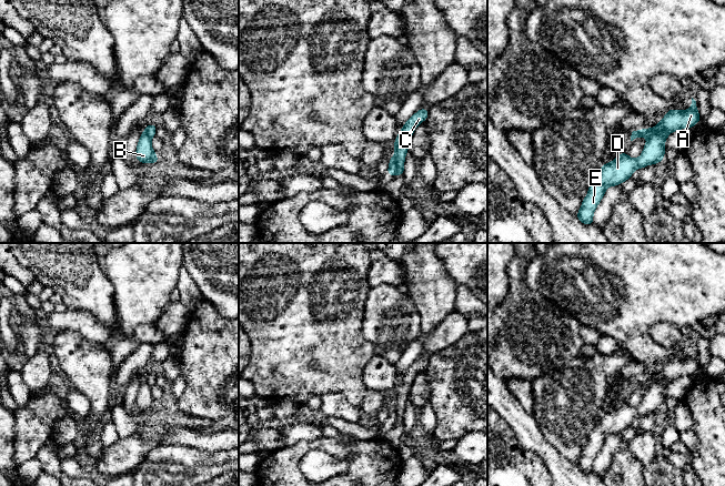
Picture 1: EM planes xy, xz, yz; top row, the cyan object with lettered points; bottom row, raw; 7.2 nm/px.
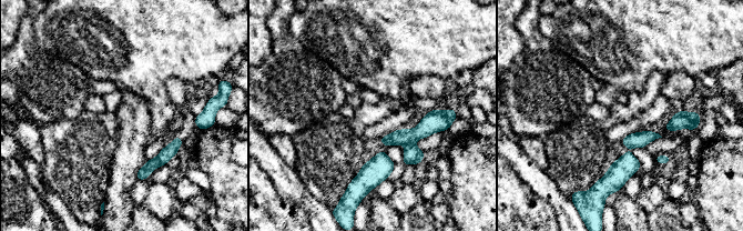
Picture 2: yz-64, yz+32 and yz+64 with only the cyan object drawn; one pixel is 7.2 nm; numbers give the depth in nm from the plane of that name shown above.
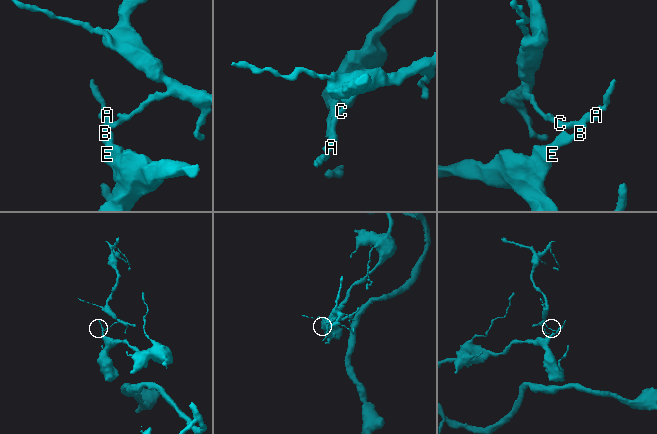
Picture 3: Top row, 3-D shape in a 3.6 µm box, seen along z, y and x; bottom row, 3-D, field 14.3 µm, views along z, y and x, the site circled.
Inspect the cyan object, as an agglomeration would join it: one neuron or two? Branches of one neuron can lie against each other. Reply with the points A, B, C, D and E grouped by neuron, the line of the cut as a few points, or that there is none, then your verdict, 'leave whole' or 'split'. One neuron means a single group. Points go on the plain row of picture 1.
groups A C / B D E; cut yz (667, 383), (653, 383), (648, 387); split

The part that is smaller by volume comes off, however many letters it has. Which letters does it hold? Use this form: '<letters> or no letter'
A, C

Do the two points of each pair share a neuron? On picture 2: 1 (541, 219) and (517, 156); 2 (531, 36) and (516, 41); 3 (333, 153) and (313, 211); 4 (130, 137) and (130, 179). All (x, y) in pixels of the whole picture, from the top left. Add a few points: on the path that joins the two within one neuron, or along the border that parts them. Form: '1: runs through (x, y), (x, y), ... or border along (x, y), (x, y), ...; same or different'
1: border along (515, 170), (530, 192), (551, 207); different
2: border along (522, 11), (516, 21), (516, 28), (525, 37); different
3: border along (301, 179), (305, 187), (331, 210); different
4: runs through (130, 147), (130, 169); same

